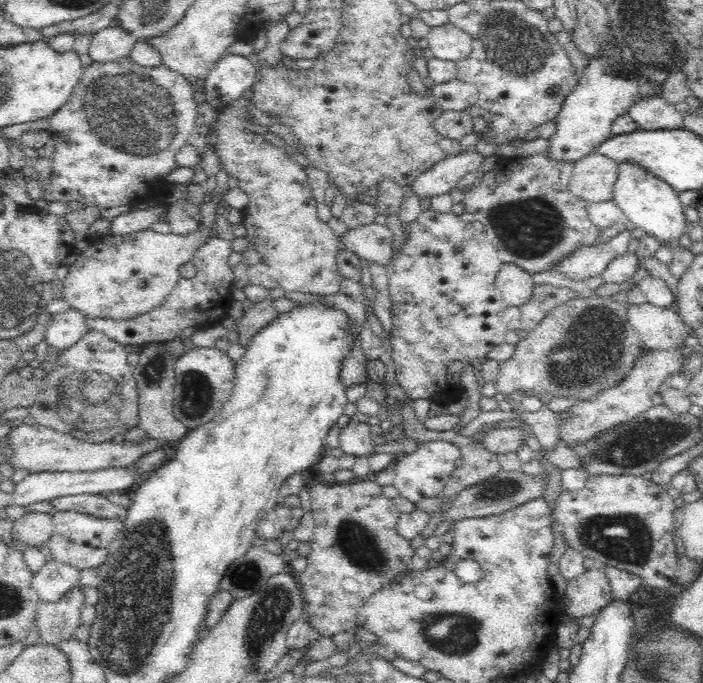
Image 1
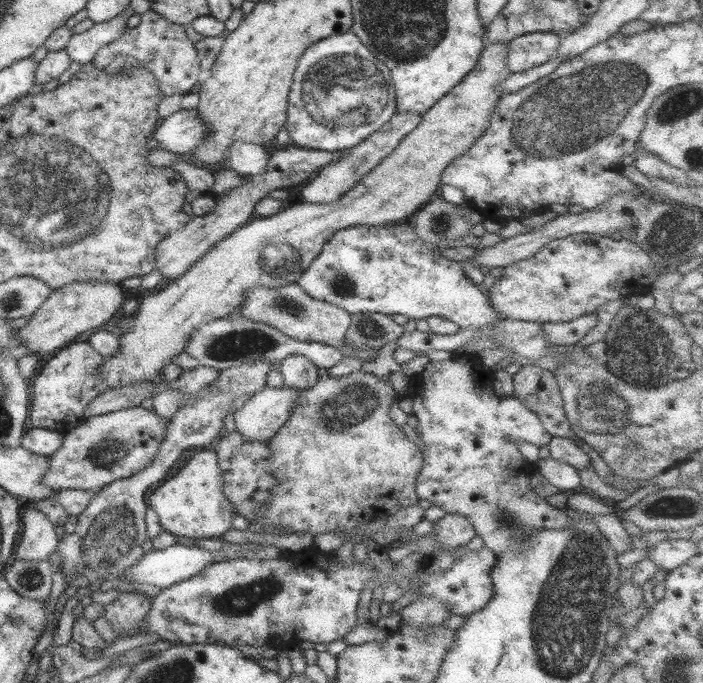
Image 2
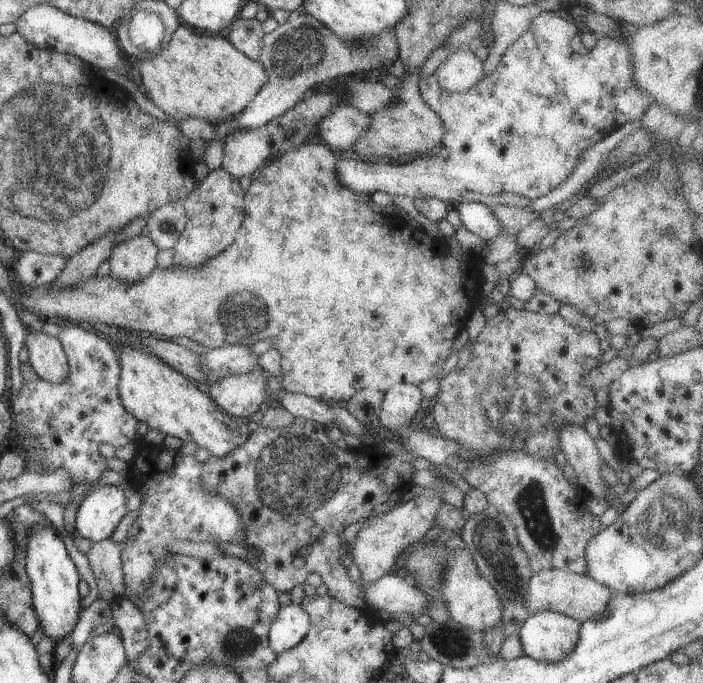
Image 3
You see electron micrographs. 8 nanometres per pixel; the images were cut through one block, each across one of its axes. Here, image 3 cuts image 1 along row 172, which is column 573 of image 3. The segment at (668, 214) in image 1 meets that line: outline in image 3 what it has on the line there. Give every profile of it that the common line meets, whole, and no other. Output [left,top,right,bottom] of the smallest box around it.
[516,611,581,661]

